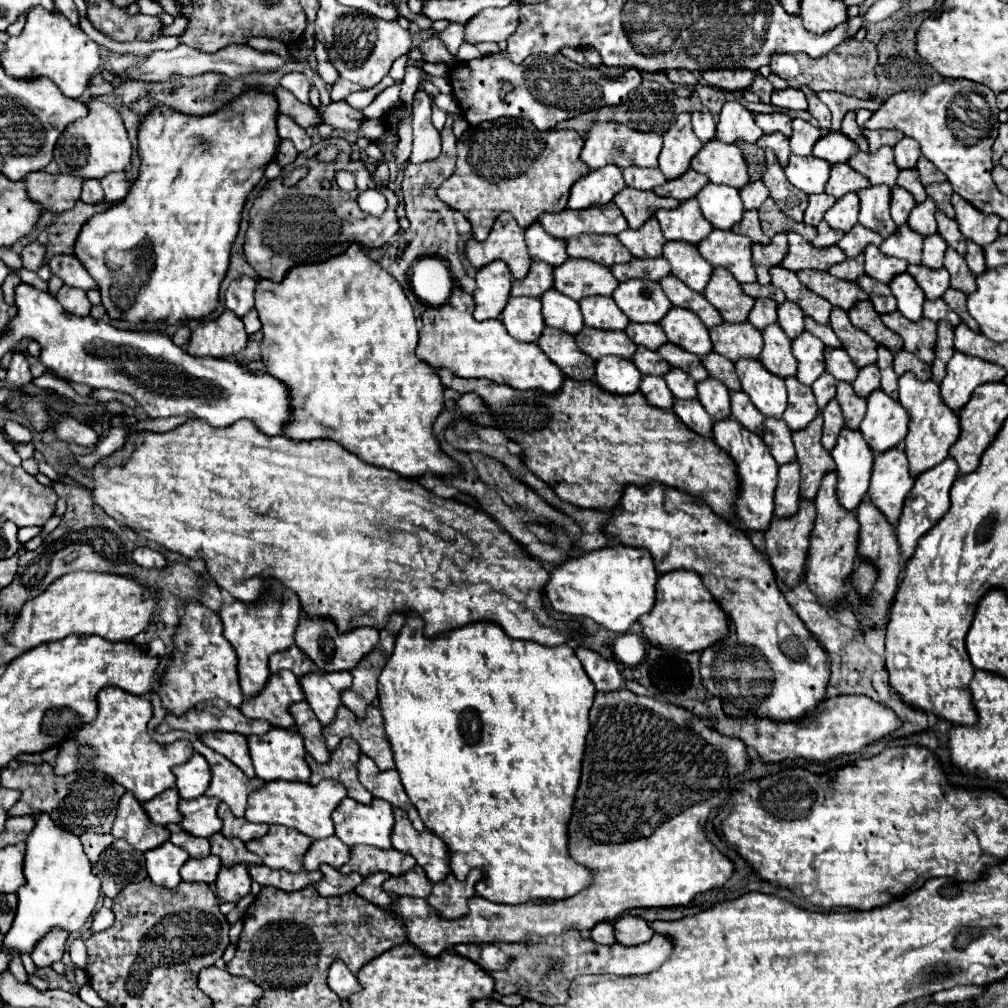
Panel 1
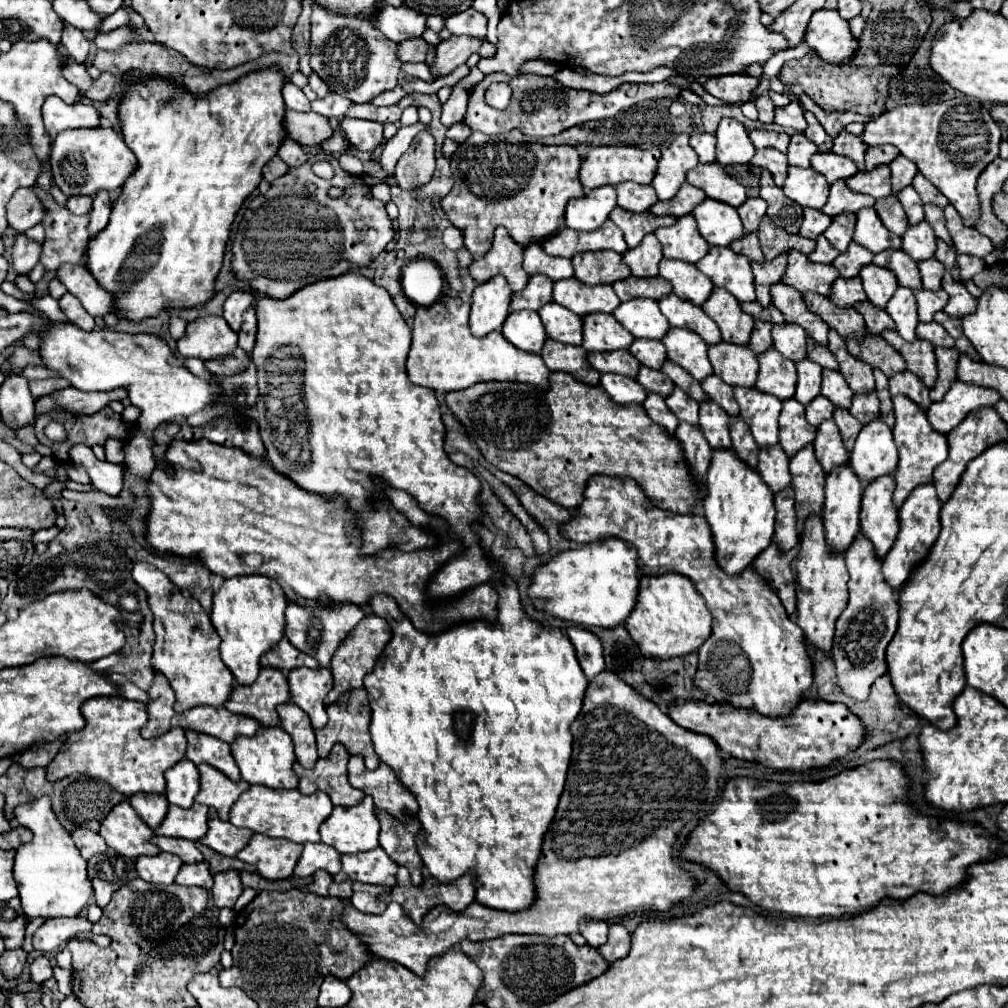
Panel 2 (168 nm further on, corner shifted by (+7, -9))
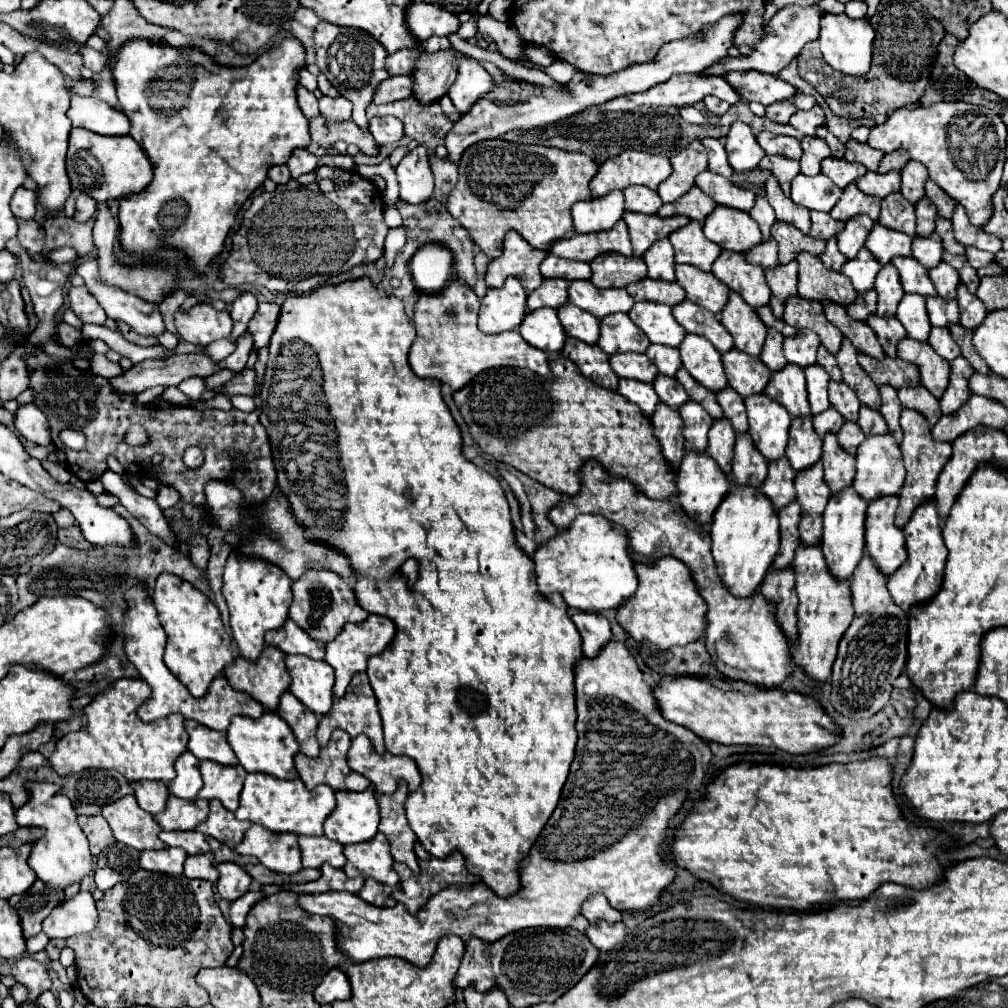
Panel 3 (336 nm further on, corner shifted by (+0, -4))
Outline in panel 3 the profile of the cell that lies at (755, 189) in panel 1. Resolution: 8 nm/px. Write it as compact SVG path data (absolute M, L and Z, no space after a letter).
M758 197L756 199L756 203L754 203L752 211L750 211L750 217L760 225L762 237L770 239L770 225L776 221L776 215L774 215L774 209L770 207L766 197Z

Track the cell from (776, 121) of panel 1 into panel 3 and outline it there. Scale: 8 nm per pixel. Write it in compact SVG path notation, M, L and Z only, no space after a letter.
M760 131L756 135L760 147L768 153L768 155L784 155L790 159L800 159L802 155L802 147L800 141L794 137L784 137L784 135L772 135L768 131Z

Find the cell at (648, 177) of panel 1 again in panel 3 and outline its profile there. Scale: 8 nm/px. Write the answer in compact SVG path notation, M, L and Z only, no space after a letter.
M636 185L626 187L624 195L626 195L626 211L638 211L638 213L652 215L662 207L662 199L658 191L648 189L648 187L636 187Z

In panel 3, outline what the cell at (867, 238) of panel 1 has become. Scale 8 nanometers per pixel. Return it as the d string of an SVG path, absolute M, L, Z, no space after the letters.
M862 247L854 259L844 263L842 273L850 277L854 289L860 293L860 291L868 291L874 287L874 277L880 269L882 265L876 261L876 257L868 249Z

